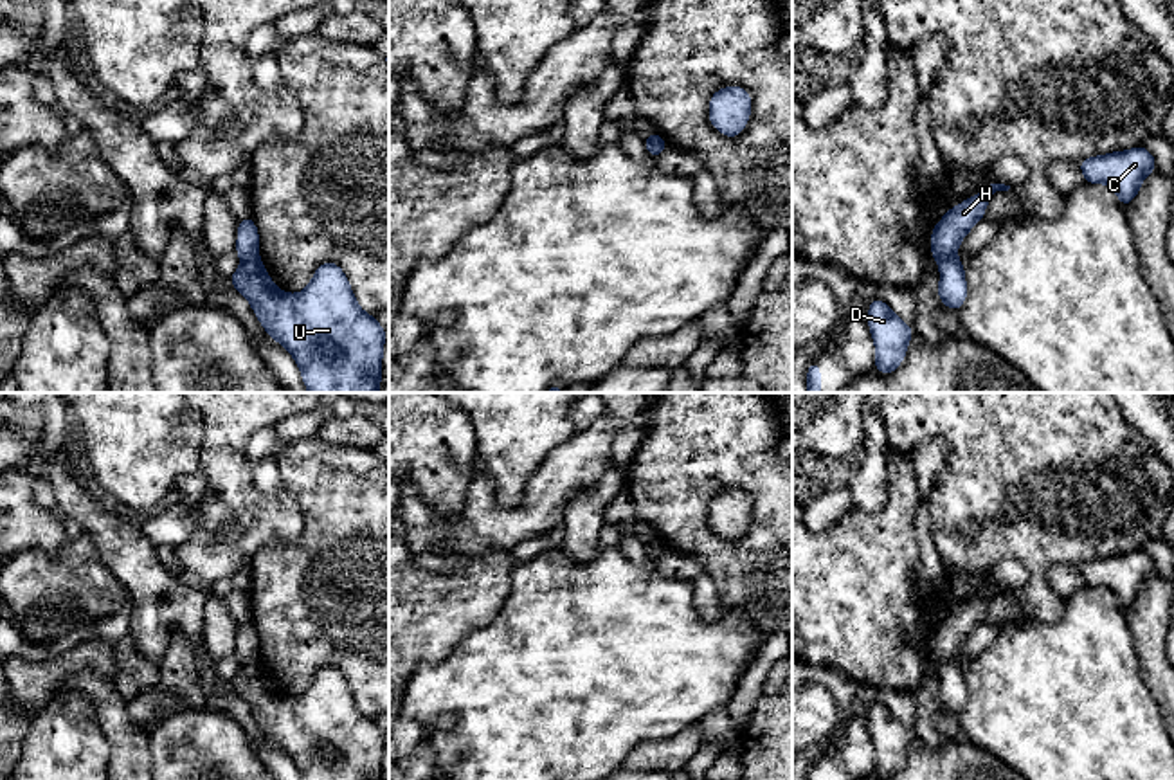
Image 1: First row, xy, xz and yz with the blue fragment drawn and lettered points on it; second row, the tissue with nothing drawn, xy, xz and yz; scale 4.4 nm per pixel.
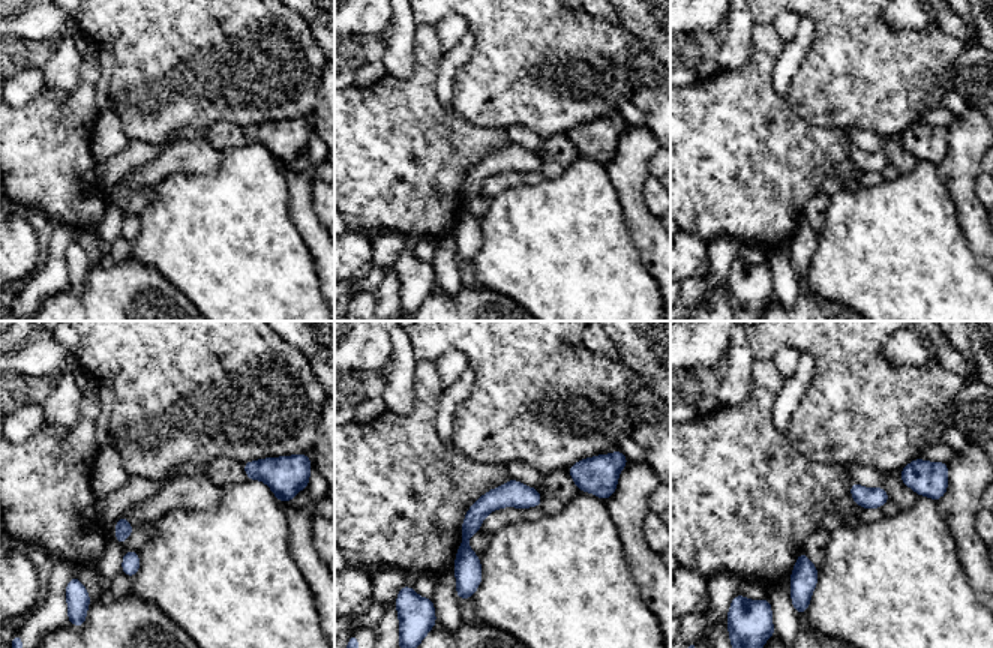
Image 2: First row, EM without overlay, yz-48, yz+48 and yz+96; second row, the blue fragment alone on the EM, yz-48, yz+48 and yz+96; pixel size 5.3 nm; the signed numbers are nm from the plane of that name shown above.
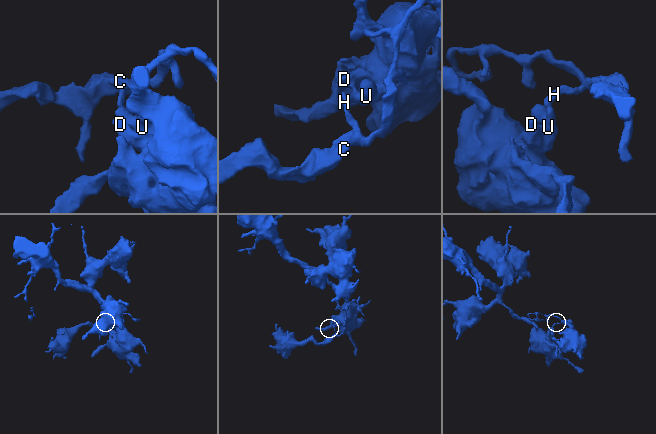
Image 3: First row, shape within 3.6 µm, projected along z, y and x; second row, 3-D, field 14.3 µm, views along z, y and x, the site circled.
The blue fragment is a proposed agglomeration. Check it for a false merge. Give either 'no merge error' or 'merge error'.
merge error

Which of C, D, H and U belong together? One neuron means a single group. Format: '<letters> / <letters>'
C H / D U

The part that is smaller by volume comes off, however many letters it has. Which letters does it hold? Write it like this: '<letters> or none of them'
C, H

